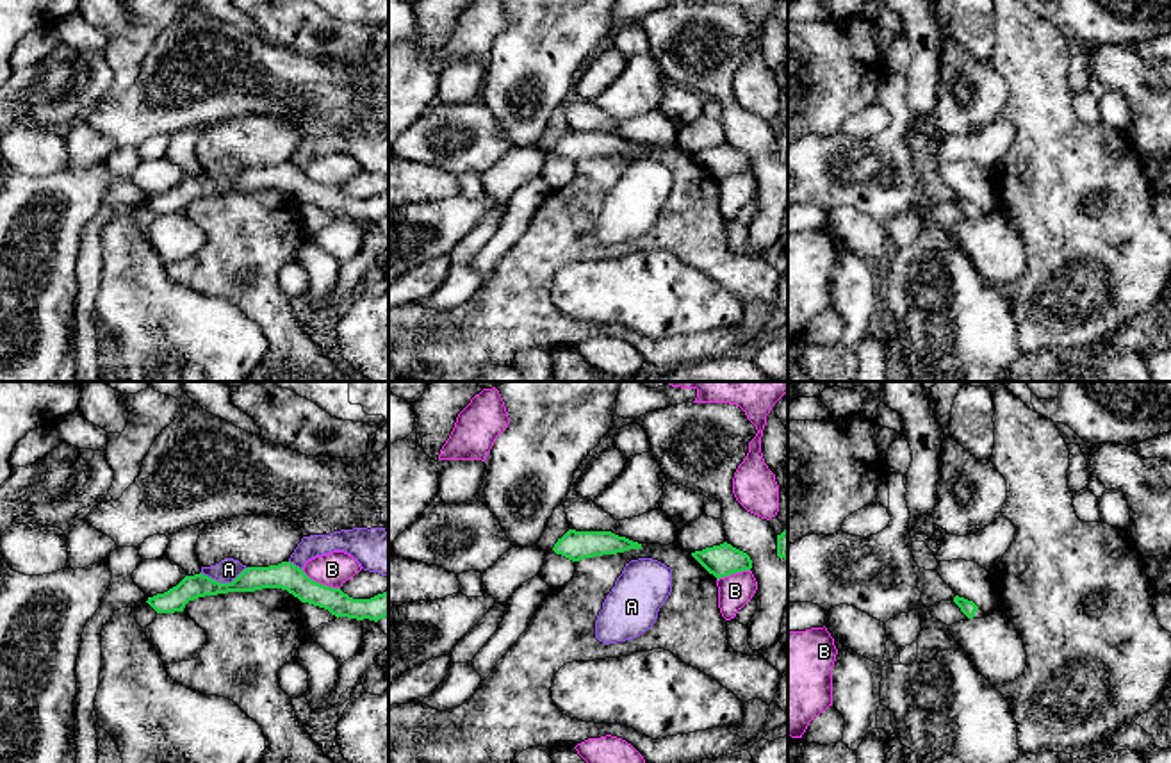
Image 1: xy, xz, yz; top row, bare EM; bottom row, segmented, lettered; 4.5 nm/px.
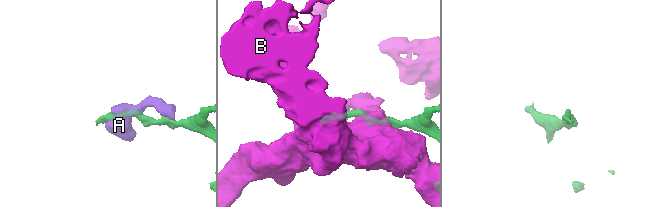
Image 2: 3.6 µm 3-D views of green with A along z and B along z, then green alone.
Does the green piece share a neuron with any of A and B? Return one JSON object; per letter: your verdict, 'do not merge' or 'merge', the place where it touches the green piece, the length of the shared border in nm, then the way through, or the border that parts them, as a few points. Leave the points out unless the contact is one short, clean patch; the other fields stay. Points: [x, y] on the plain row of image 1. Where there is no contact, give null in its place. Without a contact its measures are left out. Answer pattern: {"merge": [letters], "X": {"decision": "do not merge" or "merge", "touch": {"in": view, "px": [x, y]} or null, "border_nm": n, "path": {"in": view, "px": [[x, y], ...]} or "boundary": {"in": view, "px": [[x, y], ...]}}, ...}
{"merge": [], "A": {"decision": "do not merge", "touch": {"in": "xy", "px": [223, 184]}, "border_nm": 220}, "B": {"decision": "do not merge", "touch": {"in": "xy", "px": [319, 184]}, "border_nm": 200}}

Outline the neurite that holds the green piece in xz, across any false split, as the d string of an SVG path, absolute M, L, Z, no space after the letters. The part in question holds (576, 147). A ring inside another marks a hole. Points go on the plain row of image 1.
M569 130L558 143L553 152L572 162L585 159L617 155L629 150L642 150L642 144L633 143L626 137L618 137L611 132L576 132Z

